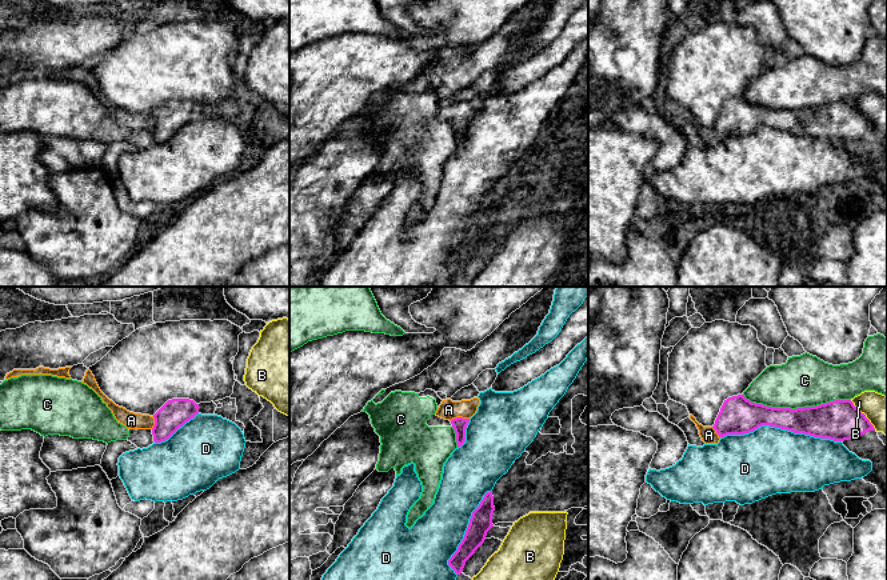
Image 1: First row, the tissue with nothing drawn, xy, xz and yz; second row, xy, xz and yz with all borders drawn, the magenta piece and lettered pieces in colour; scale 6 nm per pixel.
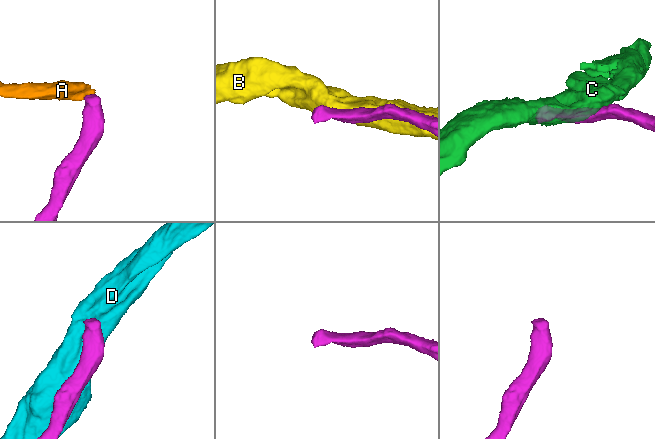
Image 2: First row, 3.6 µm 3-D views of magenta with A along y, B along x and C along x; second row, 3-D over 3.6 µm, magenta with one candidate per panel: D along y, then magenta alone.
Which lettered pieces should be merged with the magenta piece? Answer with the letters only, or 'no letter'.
A

